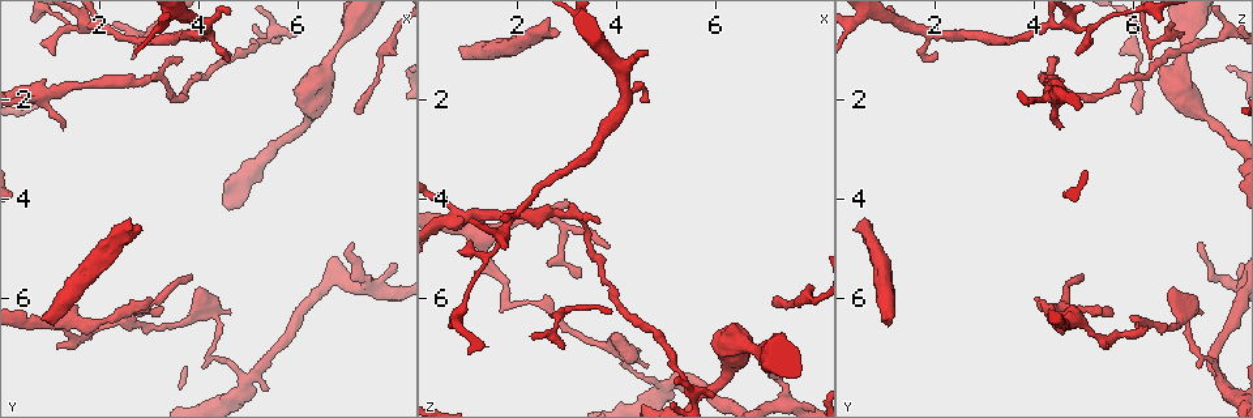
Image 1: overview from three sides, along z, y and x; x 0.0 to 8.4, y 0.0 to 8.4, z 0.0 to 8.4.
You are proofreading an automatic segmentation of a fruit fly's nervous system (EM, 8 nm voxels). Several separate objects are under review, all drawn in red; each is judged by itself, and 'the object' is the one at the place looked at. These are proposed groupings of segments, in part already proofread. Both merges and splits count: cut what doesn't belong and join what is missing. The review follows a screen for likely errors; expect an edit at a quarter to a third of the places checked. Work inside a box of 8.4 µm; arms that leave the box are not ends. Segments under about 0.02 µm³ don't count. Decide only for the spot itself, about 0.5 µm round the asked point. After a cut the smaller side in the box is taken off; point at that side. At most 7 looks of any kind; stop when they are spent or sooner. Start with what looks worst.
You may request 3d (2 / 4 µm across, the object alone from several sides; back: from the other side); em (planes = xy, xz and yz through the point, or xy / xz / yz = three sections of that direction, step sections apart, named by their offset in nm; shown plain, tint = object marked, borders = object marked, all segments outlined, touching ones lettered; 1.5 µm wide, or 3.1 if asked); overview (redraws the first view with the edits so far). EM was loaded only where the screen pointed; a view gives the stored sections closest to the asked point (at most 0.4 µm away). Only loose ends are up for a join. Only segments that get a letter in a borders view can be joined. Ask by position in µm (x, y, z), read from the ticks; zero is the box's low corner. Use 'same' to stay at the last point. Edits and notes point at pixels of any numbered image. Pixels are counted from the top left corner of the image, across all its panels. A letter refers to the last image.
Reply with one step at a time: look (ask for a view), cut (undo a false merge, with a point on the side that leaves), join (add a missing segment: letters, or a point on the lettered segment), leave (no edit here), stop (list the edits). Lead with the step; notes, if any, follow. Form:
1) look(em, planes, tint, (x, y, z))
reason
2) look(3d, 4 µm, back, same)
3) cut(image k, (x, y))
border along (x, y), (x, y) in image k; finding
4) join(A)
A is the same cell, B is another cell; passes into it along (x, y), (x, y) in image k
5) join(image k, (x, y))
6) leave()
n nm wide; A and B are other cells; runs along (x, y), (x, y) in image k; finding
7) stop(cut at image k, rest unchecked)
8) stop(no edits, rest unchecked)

look(3d, 4 µm, (2.60, 4.35, 0.55))
branch stops here

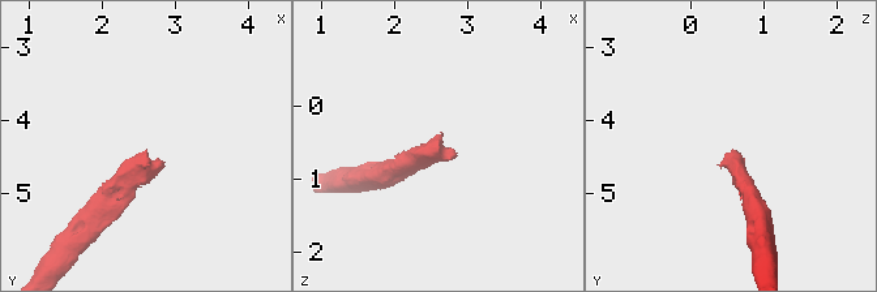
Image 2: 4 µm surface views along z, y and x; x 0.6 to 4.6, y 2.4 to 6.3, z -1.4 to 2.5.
look(em, planes, plain, (2.65, 4.40, 0.60))
need the tissue

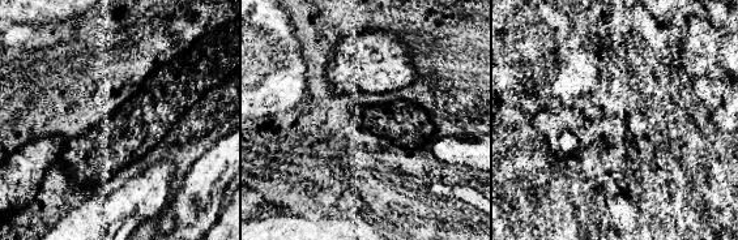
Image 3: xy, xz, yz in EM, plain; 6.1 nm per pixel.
look(em, planes, borders, same)
what lies round it

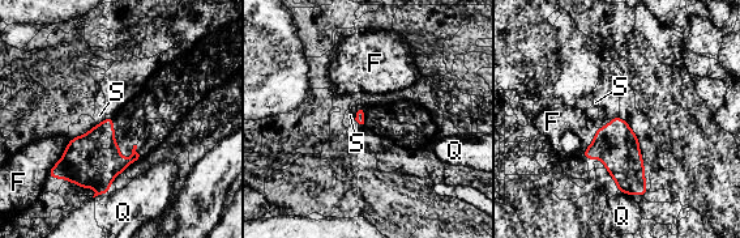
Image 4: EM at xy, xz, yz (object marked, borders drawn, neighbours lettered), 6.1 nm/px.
leave()
F, Q and S are other cells; border along (106, 119), (97, 124) in image 4; none of them fits

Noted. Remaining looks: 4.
look(3d, 4 µm, (5.40, 7.90, 7.90))
three arms meet

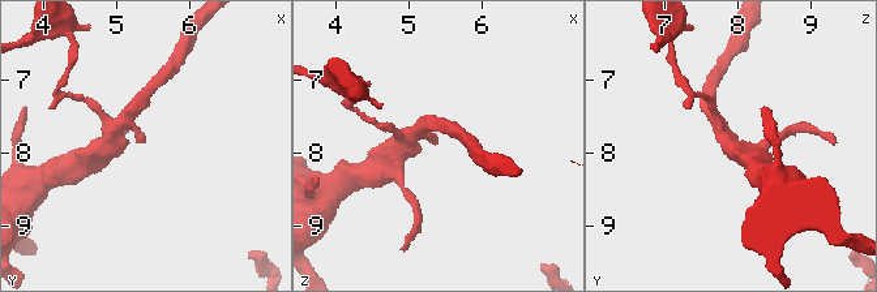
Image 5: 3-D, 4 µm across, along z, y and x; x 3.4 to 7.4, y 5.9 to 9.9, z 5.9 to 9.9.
look(em, xy, step 4, borders, (5.35, 7.85, 7.90))
3 arms

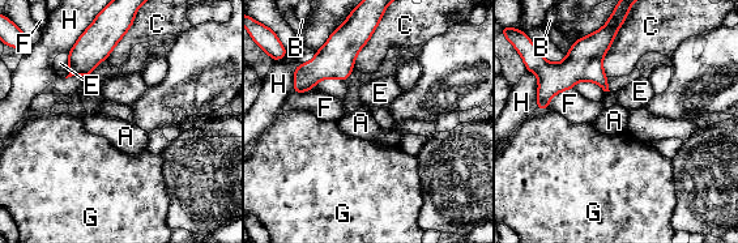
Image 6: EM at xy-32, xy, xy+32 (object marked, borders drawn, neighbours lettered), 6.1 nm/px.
leave()
A, B, C, E, F, G and H are other cells; border along (536, 107), (547, 110) in image 6; none of them fits

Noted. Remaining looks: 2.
look(em, planes, tint, (3.90, 5.50, 5.00))
thin end

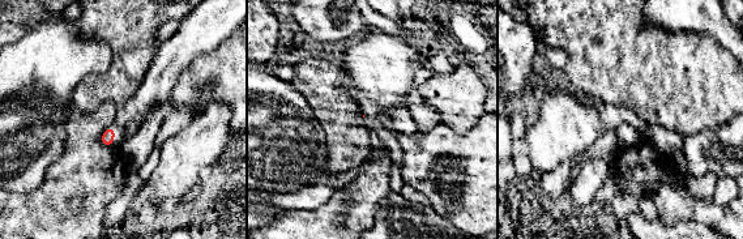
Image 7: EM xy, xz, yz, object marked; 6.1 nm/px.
look(em, planes, borders, same)

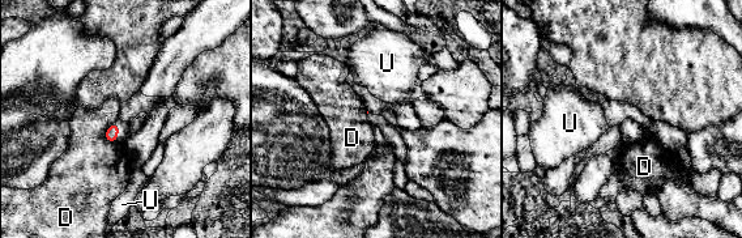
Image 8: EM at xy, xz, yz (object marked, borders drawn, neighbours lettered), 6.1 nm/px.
leave()
D and U are other cells; none of them fits

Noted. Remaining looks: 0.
stop(no edits, rest unchecked)

